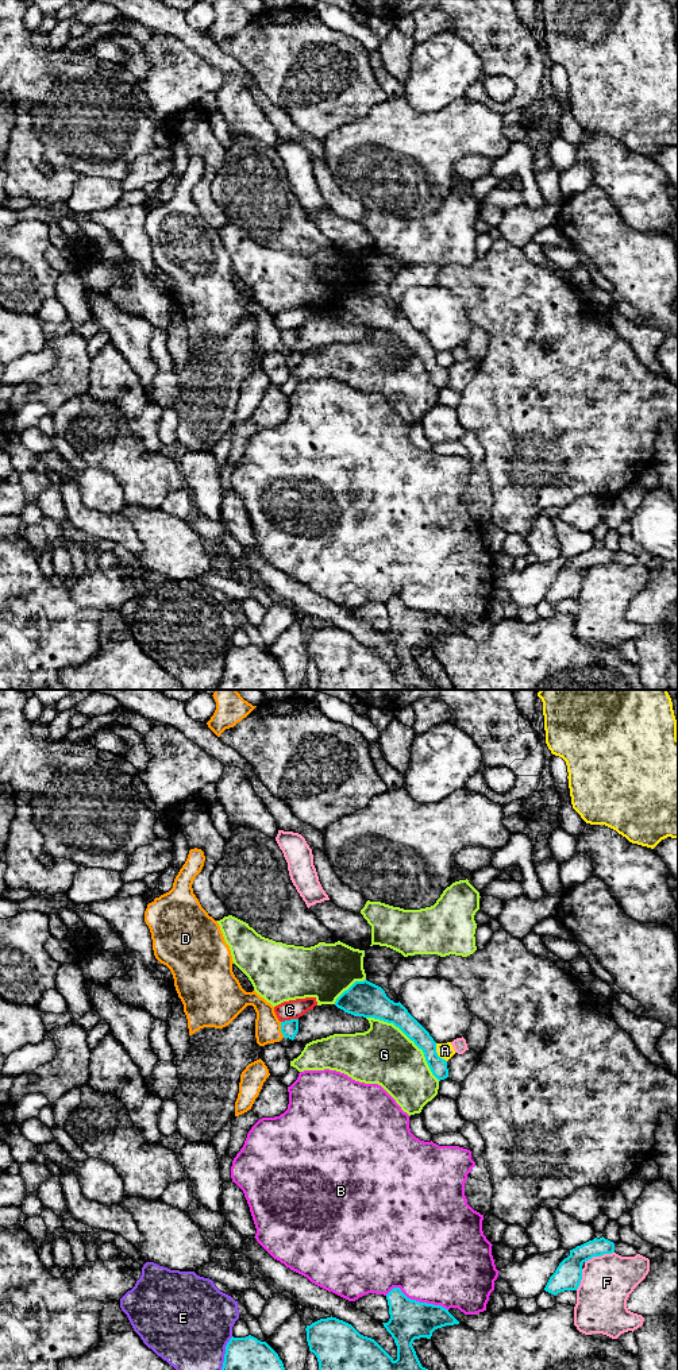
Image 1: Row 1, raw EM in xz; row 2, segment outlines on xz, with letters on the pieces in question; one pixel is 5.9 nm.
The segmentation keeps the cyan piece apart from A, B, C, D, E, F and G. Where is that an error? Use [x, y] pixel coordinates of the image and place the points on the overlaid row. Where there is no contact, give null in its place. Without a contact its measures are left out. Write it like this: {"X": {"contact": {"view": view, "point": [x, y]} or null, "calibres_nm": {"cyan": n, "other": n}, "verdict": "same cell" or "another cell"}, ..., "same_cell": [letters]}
{"A": {"contact": {"view": "xz", "point": [436, 1053]}, "calibres_nm": {"cyan": 110, "other": 100}, "verdict": "another cell"}, "B": {"contact": {"view": "xz", "point": [415, 1300]}, "calibres_nm": {"cyan": 240, "other": 480}, "verdict": "another cell"}, "C": {"contact": {"view": "xz", "point": [291, 1019]}, "calibres_nm": {"cyan": 100, "other": 110}, "verdict": "another cell"}, "D": {"contact": {"view": "xz", "point": [281, 1030]}, "calibres_nm": {"cyan": 100, "other": 160}, "verdict": "another cell"}, "E": {"contact": {"view": "xz", "point": [226, 1353]}, "calibres_nm": {"cyan": 200, "other": 460}, "verdict": "another cell"}, "F": {"contact": {"view": "xz", "point": [598, 1255]}, "calibres_nm": {"cyan": 160, "other": 300}, "verdict": "another cell"}, "G": {"contact": {"view": "xz", "point": [409, 1038]}, "calibres_nm": {"cyan": 150, "other": 360}, "verdict": "another cell"}, "same_cell": []}

